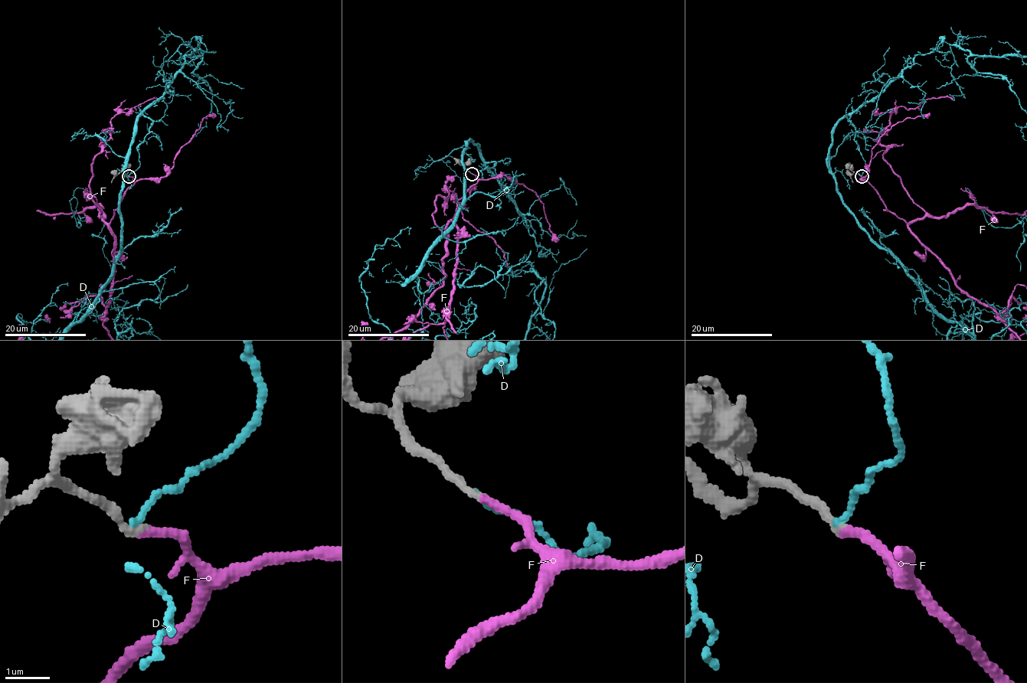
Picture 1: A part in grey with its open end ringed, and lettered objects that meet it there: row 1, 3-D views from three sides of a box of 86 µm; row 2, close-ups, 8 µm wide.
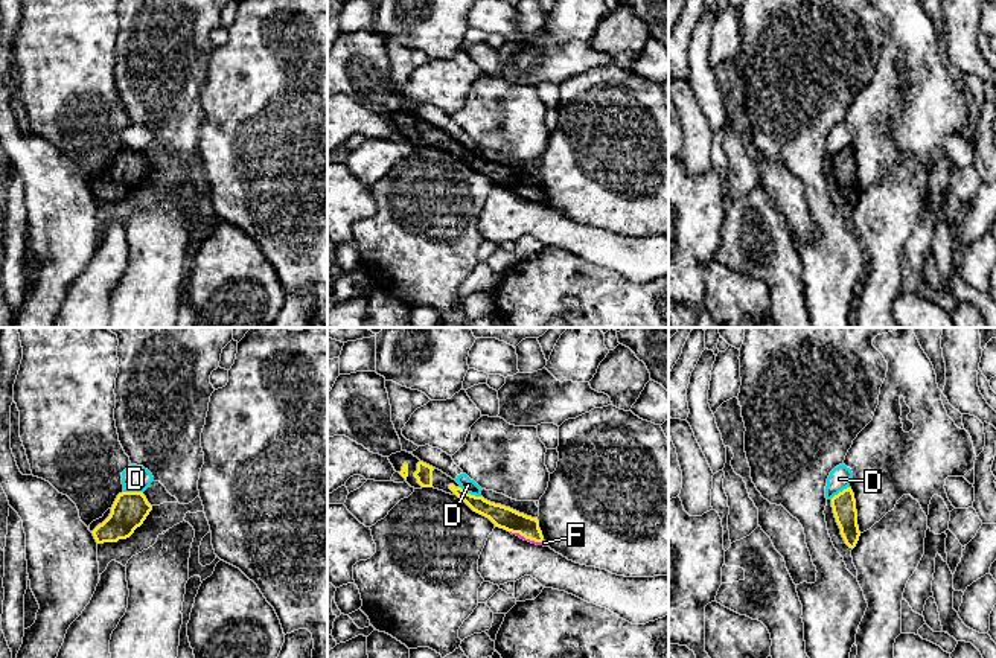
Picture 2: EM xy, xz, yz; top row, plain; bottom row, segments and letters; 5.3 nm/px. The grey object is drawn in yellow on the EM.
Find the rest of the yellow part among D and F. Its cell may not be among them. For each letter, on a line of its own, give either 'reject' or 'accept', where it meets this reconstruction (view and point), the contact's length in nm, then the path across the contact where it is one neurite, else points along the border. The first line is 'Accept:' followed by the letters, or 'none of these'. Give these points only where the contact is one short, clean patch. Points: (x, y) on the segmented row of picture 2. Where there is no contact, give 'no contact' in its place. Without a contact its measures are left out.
Accept: F
D: reject; contact xz (469, 494); length 130 nm; border xz (460, 486), (480, 497)
F: accept; contact xz (527, 538); length 190 nm; way xz (503, 517), (510, 520), (527, 538), (544, 543)

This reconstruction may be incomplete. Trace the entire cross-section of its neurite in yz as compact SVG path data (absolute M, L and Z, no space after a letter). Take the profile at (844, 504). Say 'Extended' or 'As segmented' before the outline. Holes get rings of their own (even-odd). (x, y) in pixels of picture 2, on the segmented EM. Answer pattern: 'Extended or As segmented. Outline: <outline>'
As segmented. Outline: M847 487L835 495L832 498L832 507L845 544L850 548L854 548L859 541L860 532L857 525L856 500L851 487Z

